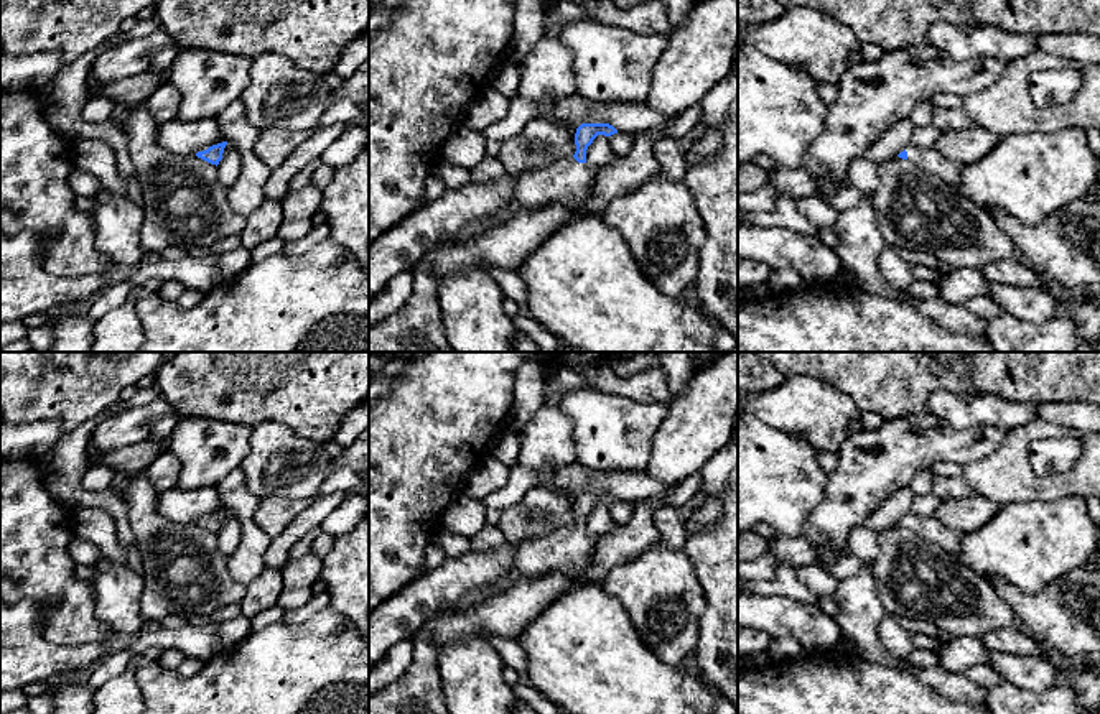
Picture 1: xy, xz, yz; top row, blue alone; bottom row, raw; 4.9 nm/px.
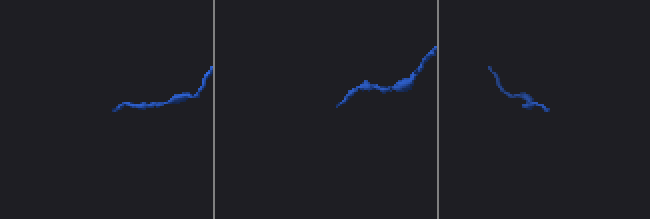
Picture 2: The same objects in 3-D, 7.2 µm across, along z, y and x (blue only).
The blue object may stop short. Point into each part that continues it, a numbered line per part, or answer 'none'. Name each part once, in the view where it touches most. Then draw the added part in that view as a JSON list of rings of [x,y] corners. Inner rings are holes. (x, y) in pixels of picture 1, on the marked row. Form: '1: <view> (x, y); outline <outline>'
1: xz (567, 180); outline [[[560,158],[543,169],[527,171],[519,176],[512,199],[506,207],[489,217],[464,225],[436,247],[464,242],[486,229],[497,227],[517,211],[527,207],[550,204],[553,201],[563,201],[575,206],[583,204],[603,166],[578,163],[575,158]]]

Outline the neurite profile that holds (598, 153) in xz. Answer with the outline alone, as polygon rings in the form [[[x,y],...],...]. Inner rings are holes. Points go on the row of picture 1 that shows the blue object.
[[[598,135],[586,150],[586,163],[591,166],[603,166],[614,158],[609,148],[609,137]]]

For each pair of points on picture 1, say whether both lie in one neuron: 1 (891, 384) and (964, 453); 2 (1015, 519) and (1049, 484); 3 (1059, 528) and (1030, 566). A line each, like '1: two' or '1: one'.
1: two
2: two
3: one

